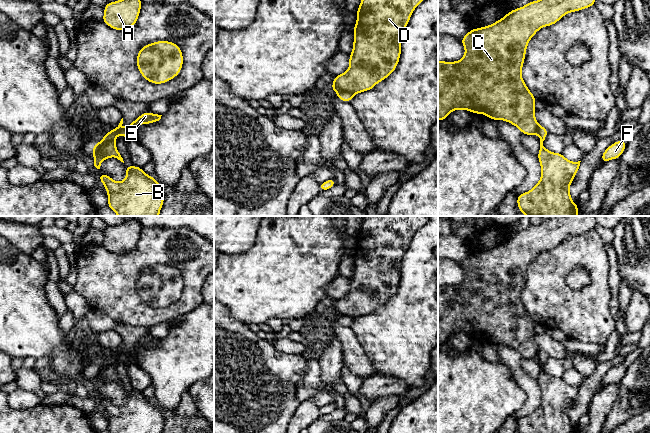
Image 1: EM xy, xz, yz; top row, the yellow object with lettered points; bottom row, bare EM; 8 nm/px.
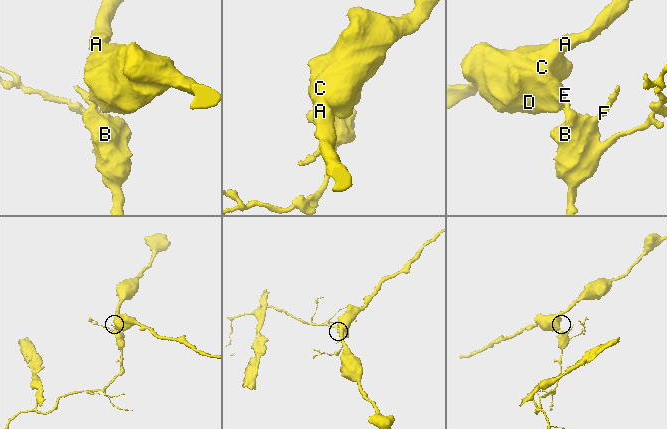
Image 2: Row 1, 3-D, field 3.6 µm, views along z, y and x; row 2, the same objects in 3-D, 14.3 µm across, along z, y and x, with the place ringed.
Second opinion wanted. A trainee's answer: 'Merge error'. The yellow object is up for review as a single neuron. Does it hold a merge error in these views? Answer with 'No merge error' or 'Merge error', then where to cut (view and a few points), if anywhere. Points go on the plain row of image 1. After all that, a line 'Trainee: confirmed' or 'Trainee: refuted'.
Merge error. Split along xy (116, 351), (122, 353), (123, 359)
Trainee: confirmed

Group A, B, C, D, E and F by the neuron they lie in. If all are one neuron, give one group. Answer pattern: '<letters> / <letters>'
A C D E / B F

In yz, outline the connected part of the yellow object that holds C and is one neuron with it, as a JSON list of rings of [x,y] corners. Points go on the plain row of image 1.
[[[553,216],[538,225],[530,225],[521,232],[508,236],[503,242],[489,250],[471,253],[460,265],[465,279],[456,286],[438,284],[438,345],[444,345],[454,334],[468,334],[473,338],[484,338],[491,344],[504,344],[518,351],[522,358],[536,359],[539,352],[535,342],[535,320],[521,301],[528,266],[538,254],[557,247],[569,236],[594,230],[598,216]]]

